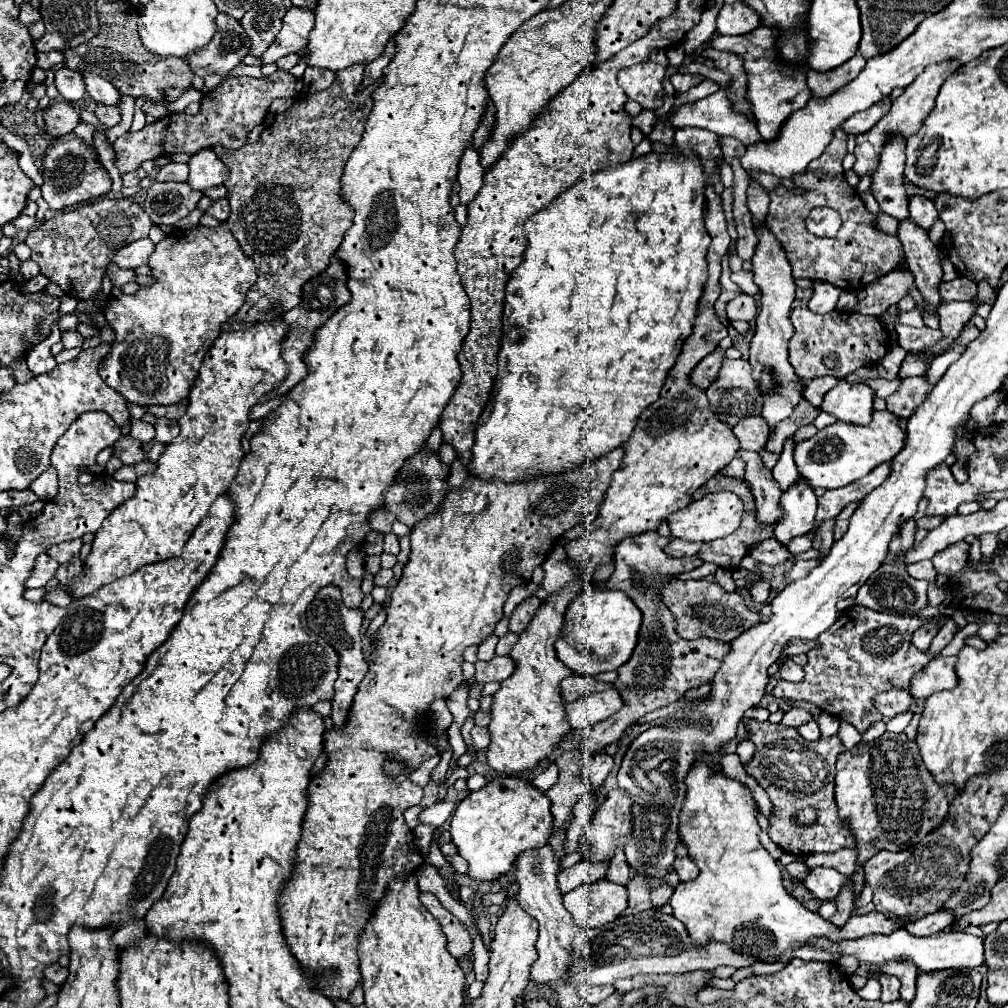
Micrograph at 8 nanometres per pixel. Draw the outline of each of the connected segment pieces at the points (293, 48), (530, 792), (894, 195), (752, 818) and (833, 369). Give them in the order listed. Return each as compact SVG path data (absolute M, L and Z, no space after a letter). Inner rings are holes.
M292 6L282 20L282 30L278 32L274 44L270 44L270 48L260 56L260 64L264 66L280 60L290 52L300 52L306 46L312 28L314 28L314 12L310 8Z
M496 778L484 788L470 792L452 816L452 842L468 862L468 876L476 882L494 882L514 868L516 858L532 848L548 844L552 836L550 800L528 780Z
M900 132L888 136L880 152L880 164L872 174L872 194L880 210L898 222L910 218L908 196L904 190L904 162L906 138Z
M698 762L686 778L688 794L682 808L682 826L680 836L688 846L690 858L700 868L696 880L680 882L670 898L670 906L674 908L674 916L688 928L690 938L696 944L708 944L710 940L722 940L732 948L746 948L746 952L758 952L768 962L772 960L790 960L794 952L786 952L786 948L794 948L798 940L818 940L818 936L826 936L826 932L834 932L834 926L826 922L820 914L804 908L794 896L790 896L782 884L782 874L778 862L762 848L758 840L760 826L756 822L758 806L750 794L750 790L726 778L722 772L712 772L708 762Z
M796 306L790 312L790 320L796 330L790 338L790 364L804 382L818 376L844 378L862 366L876 366L890 346L888 332L876 316L858 316L842 310L818 316L806 306Z

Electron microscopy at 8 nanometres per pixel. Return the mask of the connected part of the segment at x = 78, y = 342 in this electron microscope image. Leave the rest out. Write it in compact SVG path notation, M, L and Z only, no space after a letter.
M76 330L62 332L62 344L64 344L64 348L76 348L76 346L82 346L82 342L84 342L84 338L82 338L80 332L76 332Z

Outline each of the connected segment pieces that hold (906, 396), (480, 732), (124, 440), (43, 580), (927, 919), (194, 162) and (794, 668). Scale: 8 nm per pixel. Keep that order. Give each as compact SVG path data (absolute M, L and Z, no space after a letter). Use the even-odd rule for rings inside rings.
M924 376L902 378L898 390L890 398L886 398L888 412L902 416L902 418L910 418L916 412L916 408L928 398L932 388L934 384L926 382Z
M474 726L470 734L472 734L474 746L476 746L478 750L484 750L484 748L488 748L488 744L490 744L490 732L488 732L488 728L480 728L480 726Z
M122 436L114 444L114 454L118 458L122 458L124 464L136 464L140 460L146 460L146 452L142 450L142 444L138 440L134 440L132 436Z
M48 554L38 556L36 564L32 568L32 574L24 582L26 588L44 588L48 584L48 580L56 574L56 568L58 568L58 562L52 560Z
M938 910L934 914L928 914L912 924L906 924L904 928L912 934L912 936L930 936L930 934L936 934L940 932L944 926L950 926L954 922L954 916L952 912L948 910Z
M204 148L198 154L194 154L188 166L190 166L188 184L196 190L220 186L228 176L228 168L222 166L218 156L212 152L212 148Z
M788 660L788 662L784 662L782 666L780 666L780 678L782 680L788 680L788 682L802 682L804 680L804 672L802 672L802 666L798 666L798 664L794 664L792 660Z

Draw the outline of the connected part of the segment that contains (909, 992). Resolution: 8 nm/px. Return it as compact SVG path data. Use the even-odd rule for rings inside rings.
M900 960L900 962L886 962L884 966L880 966L880 972L898 976L900 982L902 982L900 998L906 1000L906 1002L912 1002L914 992L916 992L916 976L918 976L918 968L914 968L914 964L906 962L906 960Z

